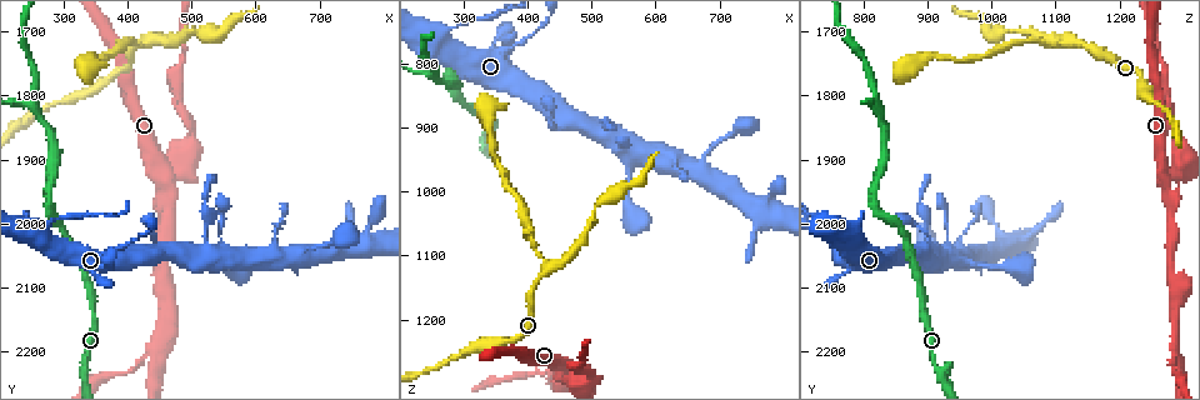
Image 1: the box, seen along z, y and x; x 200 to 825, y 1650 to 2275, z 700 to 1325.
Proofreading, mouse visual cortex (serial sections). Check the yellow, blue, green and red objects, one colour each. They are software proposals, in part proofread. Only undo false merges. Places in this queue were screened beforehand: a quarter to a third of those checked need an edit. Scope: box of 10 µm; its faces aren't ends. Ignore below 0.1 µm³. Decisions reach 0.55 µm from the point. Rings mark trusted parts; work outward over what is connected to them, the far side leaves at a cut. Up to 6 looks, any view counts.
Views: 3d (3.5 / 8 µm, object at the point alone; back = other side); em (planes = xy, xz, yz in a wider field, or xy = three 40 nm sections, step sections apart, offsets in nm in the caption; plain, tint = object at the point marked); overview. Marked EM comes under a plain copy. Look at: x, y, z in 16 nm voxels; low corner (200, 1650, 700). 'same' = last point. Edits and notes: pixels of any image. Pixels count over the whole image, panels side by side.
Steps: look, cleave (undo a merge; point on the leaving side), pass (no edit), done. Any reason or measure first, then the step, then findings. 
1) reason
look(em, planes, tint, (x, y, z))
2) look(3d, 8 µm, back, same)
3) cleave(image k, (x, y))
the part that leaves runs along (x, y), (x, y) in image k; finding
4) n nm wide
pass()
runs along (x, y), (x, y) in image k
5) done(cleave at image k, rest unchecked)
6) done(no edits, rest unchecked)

side arm on a straight run
look(3d, 3.5 µm, (430, 1720, 1120))

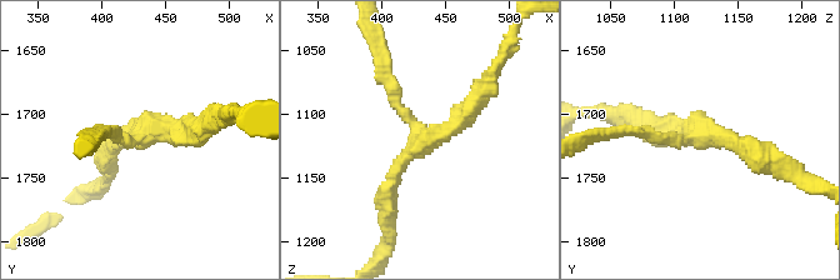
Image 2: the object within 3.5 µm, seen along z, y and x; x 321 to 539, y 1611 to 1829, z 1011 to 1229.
3 arms; arms of 150, 200, 300 nm; shape alone is not enough
look(em, planes, tint, (430, 1718, 1122))

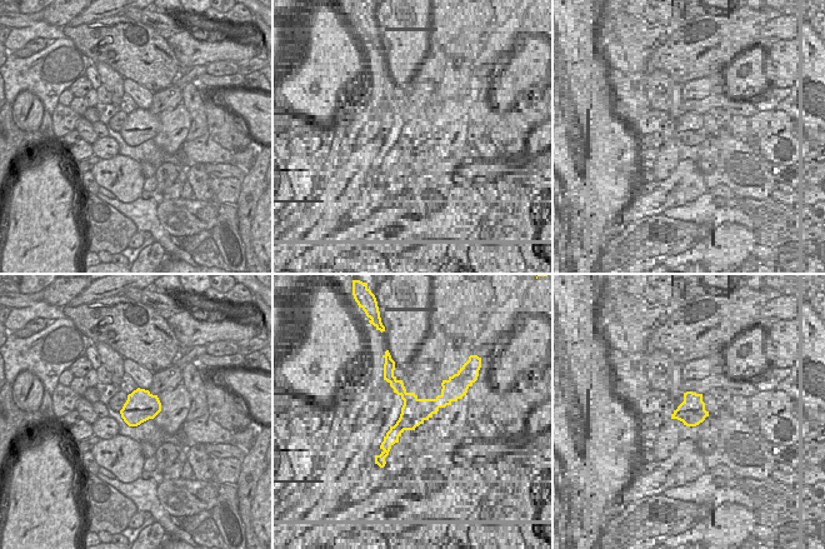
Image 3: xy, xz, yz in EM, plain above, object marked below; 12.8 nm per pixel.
pass()
runs along (765, 159), (730, 136), (634, 129) in image 2; one cell here

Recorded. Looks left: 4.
side arm on a straight run
look(3d, 3.5 µm, (455, 1935, 1270))

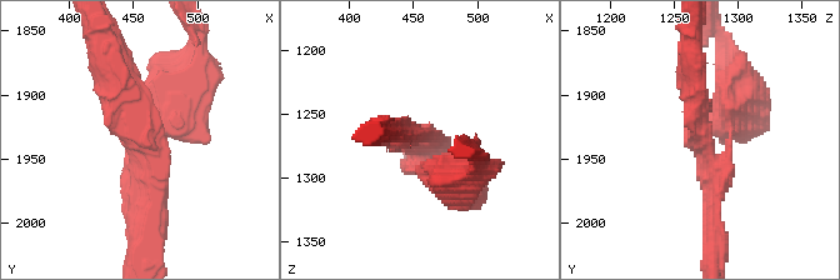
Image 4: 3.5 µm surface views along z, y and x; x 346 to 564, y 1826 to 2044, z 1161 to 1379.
3 arms; arms of 250, 300, 500 nm
look(em, xy, step 1, tint, (456, 1934, 1272))

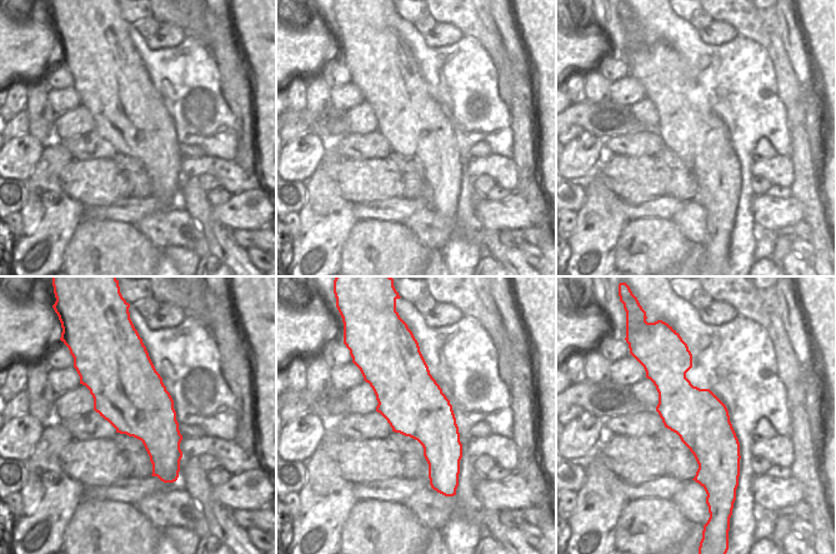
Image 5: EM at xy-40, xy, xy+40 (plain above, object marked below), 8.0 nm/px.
cleave(image 4, (716, 119))
the part that leaves runs along (724, 156), (733, 134), (726, 53) in image 4; two cells meet here

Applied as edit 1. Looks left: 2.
done(cleave at image 4, rest unchecked)

